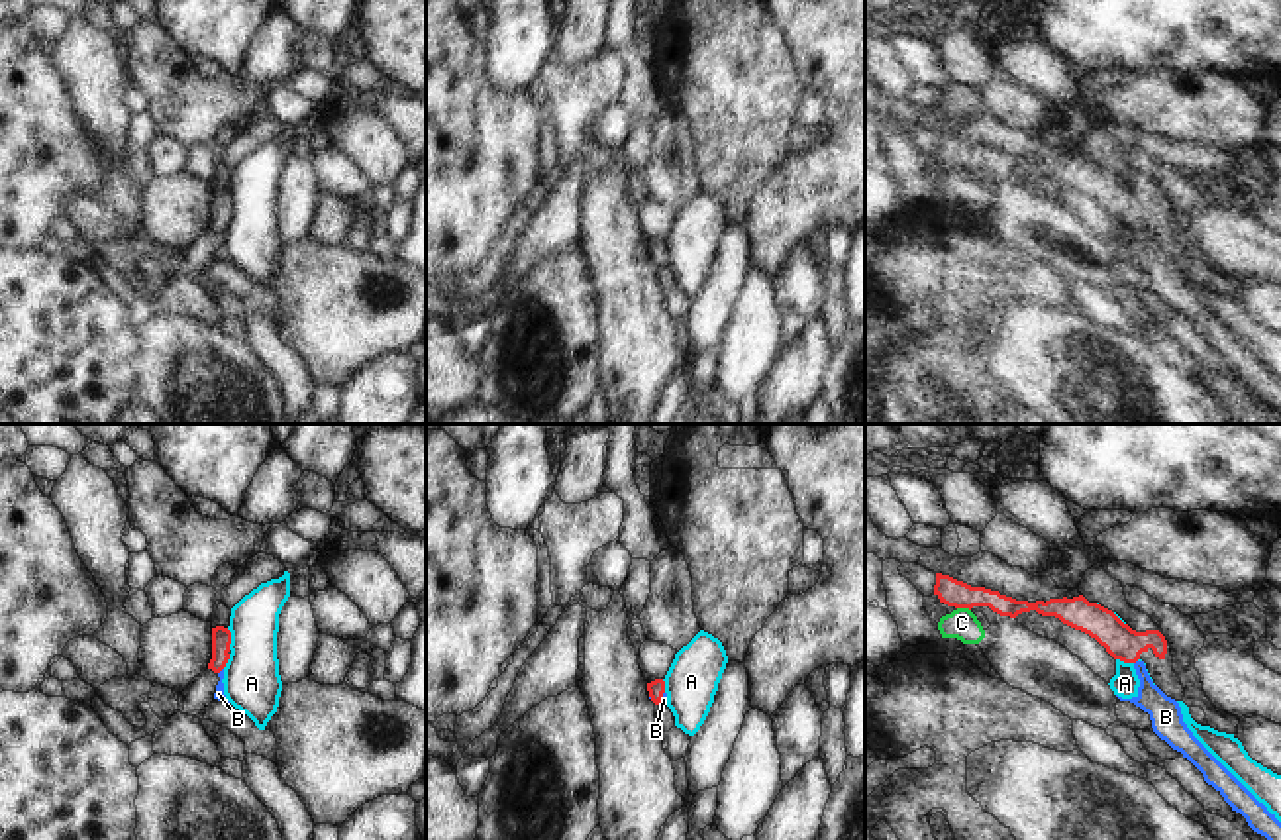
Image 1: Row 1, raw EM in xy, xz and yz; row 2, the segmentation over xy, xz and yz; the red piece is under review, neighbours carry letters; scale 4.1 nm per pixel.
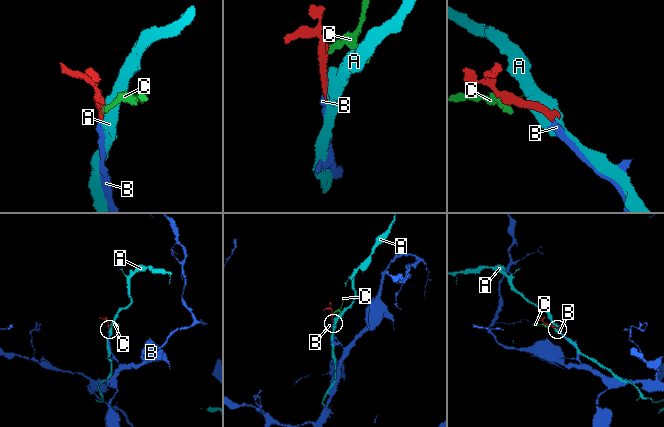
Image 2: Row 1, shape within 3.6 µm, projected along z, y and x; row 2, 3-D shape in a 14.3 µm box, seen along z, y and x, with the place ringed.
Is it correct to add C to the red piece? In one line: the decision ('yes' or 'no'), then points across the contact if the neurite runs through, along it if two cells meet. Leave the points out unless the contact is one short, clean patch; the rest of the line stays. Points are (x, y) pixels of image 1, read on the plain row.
no; border along yz (958, 167), (970, 171)

